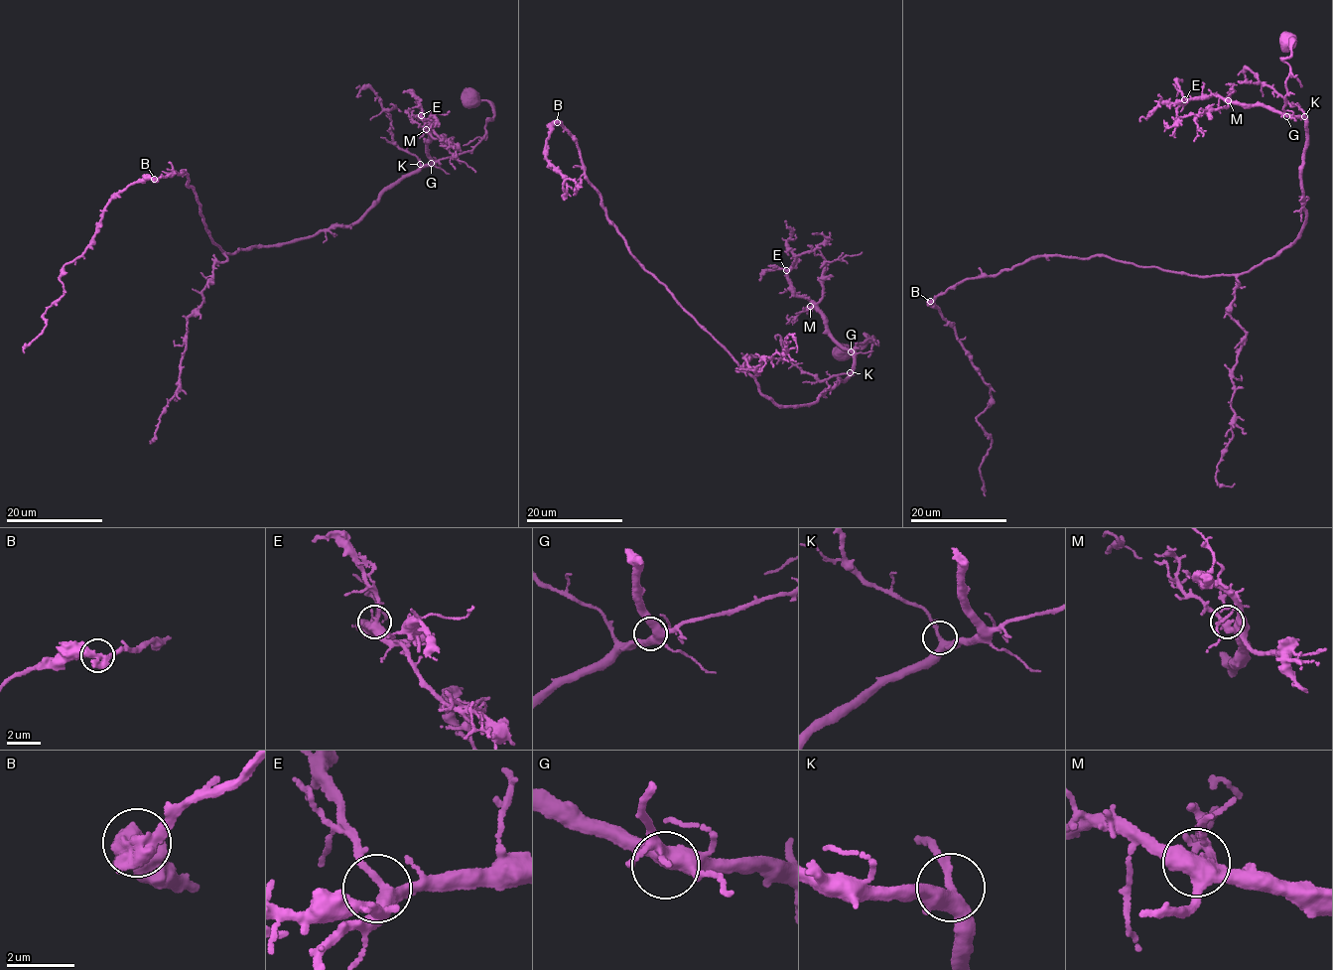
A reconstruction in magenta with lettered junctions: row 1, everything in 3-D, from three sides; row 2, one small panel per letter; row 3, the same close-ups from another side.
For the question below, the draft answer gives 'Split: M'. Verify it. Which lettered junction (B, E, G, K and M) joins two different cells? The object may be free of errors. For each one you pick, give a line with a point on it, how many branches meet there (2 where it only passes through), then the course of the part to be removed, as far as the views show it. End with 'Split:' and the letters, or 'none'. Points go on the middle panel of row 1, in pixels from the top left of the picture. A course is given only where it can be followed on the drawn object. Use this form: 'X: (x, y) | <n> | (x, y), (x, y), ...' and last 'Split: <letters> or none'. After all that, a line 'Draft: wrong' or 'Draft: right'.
Split: none
Draft: wrong

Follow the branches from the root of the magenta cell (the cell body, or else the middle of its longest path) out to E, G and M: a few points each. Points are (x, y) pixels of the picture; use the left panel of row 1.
E: (471, 97), (492, 104), (493, 117), (469, 151), (431, 161), (427, 145), (432, 140), (421, 115)
G: (471, 97), (485, 100), (493, 108), (493, 117), (486, 121), (484, 137), (469, 151), (431, 163)
M: (471, 97), (492, 104), (493, 117), (486, 121), (484, 137), (469, 151), (431, 161), (426, 129)

